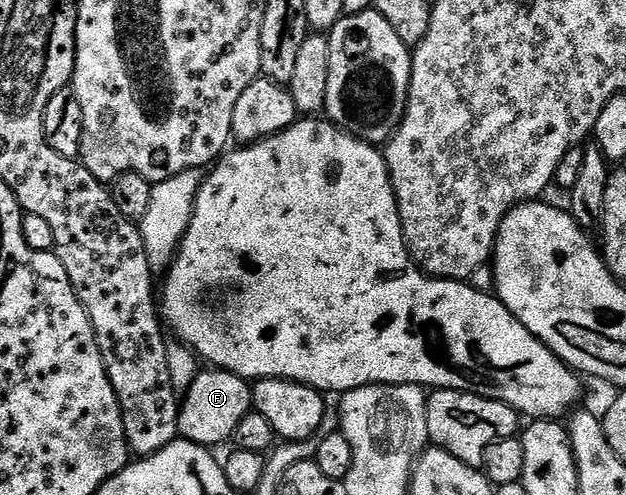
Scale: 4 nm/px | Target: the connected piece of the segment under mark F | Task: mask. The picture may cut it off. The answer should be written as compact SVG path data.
M204 369L194 377L187 391L183 392L180 403L179 434L209 449L216 449L219 443L233 438L238 429L238 421L253 410L252 389L249 380L240 375L219 369Z

